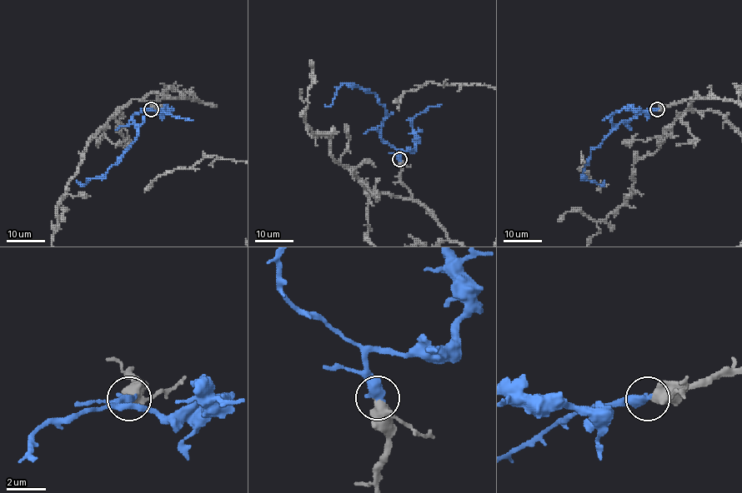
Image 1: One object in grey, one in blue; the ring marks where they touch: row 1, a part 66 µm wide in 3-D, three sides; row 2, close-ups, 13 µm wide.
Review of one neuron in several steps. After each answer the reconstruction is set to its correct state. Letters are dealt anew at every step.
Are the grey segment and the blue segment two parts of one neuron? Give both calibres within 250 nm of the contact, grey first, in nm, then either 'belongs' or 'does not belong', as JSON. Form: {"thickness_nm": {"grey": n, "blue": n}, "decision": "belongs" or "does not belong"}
{"thickness_nm": {"grey": 400, "blue": 550}, "decision": "belongs"}

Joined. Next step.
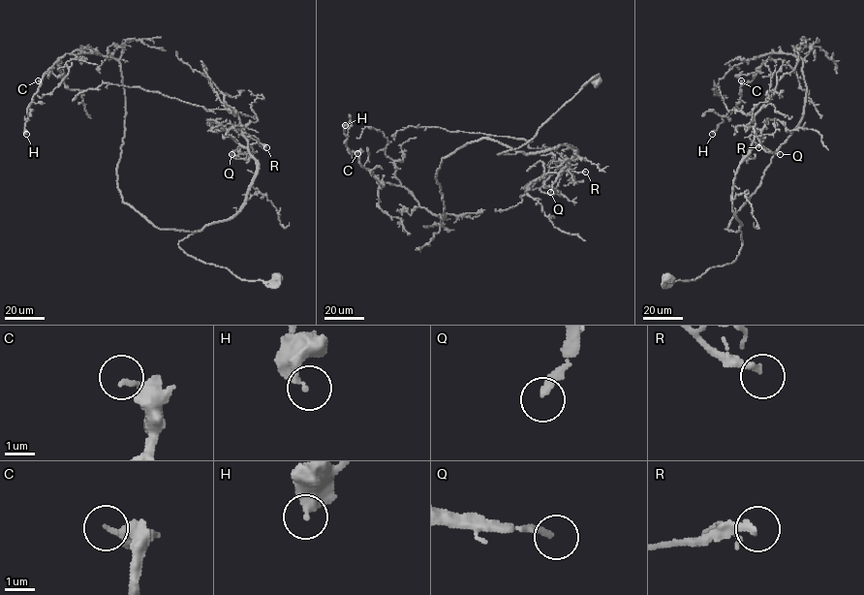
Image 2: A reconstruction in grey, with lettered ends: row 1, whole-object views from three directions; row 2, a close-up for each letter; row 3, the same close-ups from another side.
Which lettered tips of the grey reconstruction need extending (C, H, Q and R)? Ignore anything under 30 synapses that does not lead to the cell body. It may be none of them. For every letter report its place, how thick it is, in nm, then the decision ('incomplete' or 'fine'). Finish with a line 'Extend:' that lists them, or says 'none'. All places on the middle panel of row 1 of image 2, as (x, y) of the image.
C: place (357, 153); calibre 200 nm; fine
H: place (345, 125); calibre 340 nm; fine
Q: place (550, 192); calibre 220 nm; incomplete
R: place (585, 172); calibre 260 nm; fine
Extend: Q

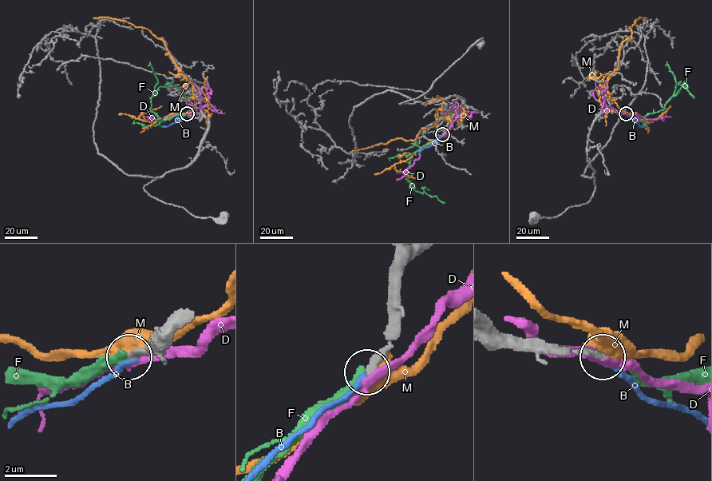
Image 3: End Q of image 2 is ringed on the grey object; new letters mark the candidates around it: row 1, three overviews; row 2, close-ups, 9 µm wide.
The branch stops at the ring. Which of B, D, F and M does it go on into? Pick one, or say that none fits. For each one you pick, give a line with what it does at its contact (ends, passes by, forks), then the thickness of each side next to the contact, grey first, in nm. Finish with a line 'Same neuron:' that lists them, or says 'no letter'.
F: it ends | 260/320 nm
Same neuron: F

